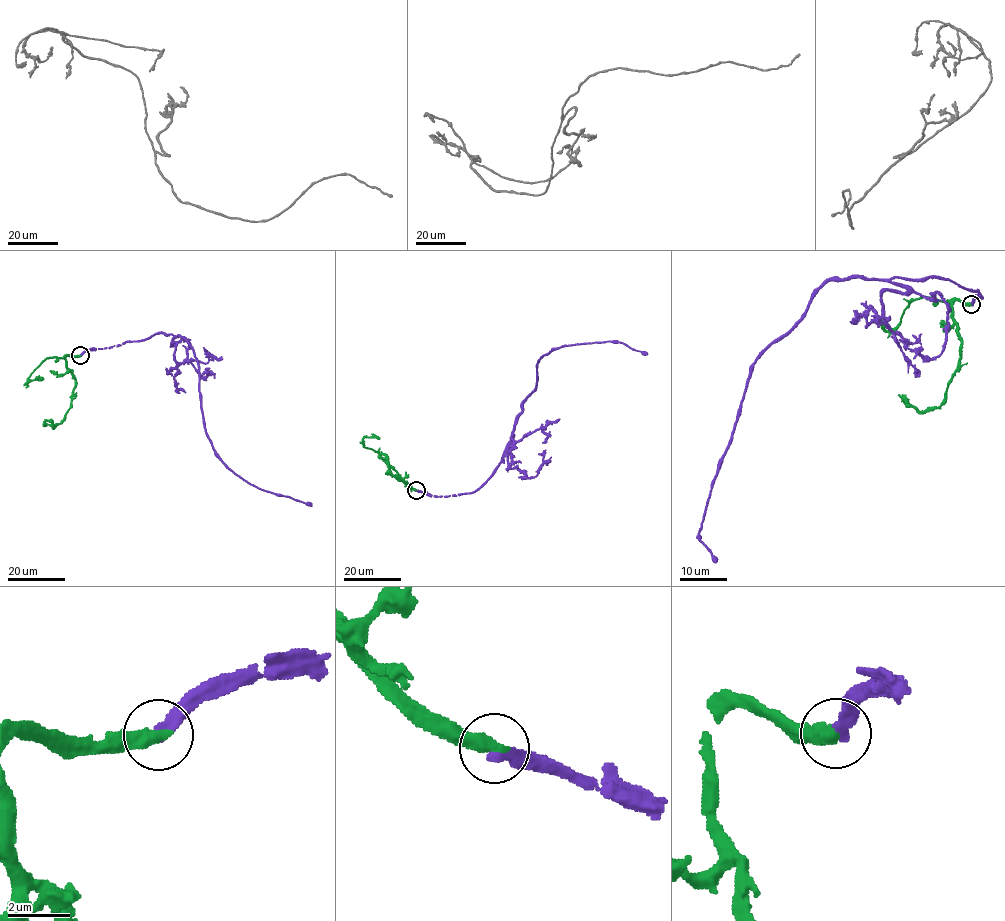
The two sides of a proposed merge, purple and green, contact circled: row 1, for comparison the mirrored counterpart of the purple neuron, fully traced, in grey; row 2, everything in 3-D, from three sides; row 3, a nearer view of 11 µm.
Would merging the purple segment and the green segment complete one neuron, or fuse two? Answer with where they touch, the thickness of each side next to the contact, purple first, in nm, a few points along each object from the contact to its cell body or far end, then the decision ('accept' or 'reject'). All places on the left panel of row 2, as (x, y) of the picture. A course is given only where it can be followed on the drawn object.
at (80, 355); 400 nm thick on the purple side, 500 nm on the other; purple runs (80, 355), (155, 333), (184, 337), (196, 359), (204, 427), (215, 453), (251, 484), (311, 506); green runs (80, 355), (65, 357), (66, 367), (75, 380), (75, 388), (65, 417), (53, 428), (52, 423), (44, 419); accept

